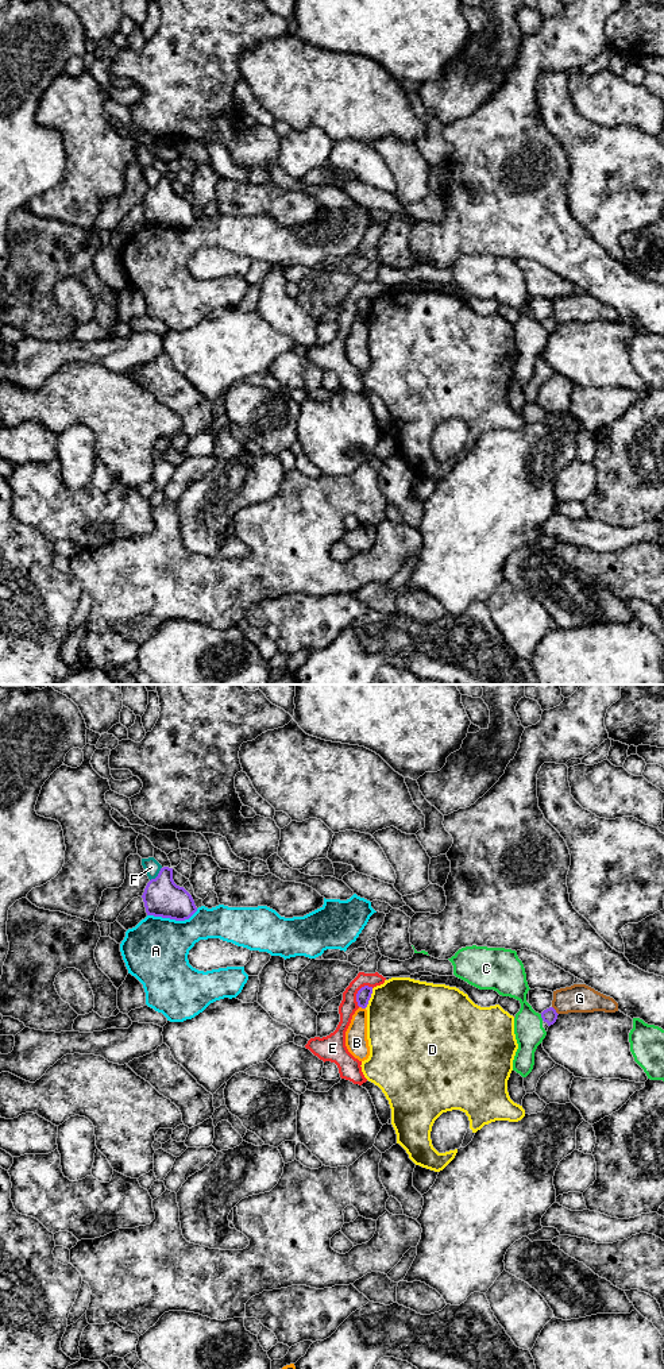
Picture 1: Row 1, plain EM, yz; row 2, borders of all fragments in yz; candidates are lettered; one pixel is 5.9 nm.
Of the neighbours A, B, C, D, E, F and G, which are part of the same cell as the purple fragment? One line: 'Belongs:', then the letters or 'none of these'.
Belongs: none of these

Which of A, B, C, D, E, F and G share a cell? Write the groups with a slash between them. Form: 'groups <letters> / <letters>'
groups A / B / C / D / E / F / G

